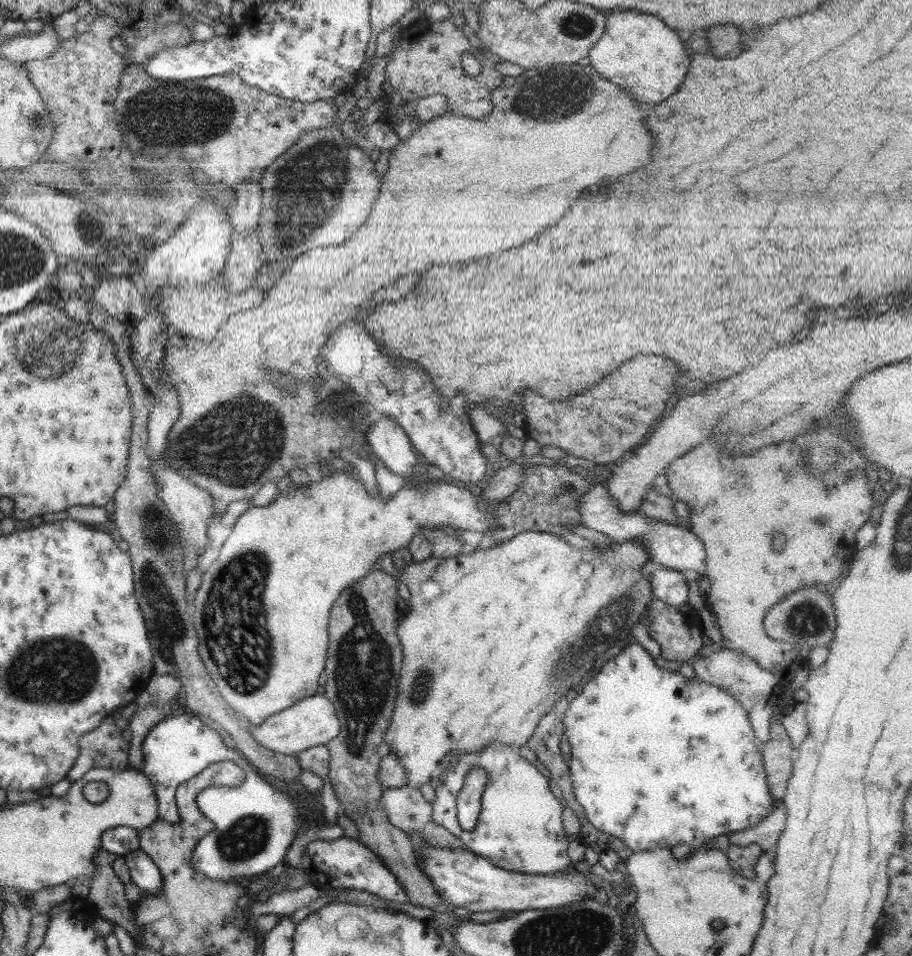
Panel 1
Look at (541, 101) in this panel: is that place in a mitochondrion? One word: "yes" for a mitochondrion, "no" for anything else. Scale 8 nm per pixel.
yes

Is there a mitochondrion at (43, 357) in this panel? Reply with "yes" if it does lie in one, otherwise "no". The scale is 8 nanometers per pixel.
yes

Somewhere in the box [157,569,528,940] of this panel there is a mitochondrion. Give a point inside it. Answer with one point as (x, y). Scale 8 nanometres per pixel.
(364, 676)

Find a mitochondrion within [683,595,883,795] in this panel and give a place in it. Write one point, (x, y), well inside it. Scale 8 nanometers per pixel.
(807, 621)

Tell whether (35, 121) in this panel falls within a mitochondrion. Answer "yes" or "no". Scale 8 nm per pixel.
yes

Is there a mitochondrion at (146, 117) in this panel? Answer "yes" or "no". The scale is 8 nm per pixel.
yes

